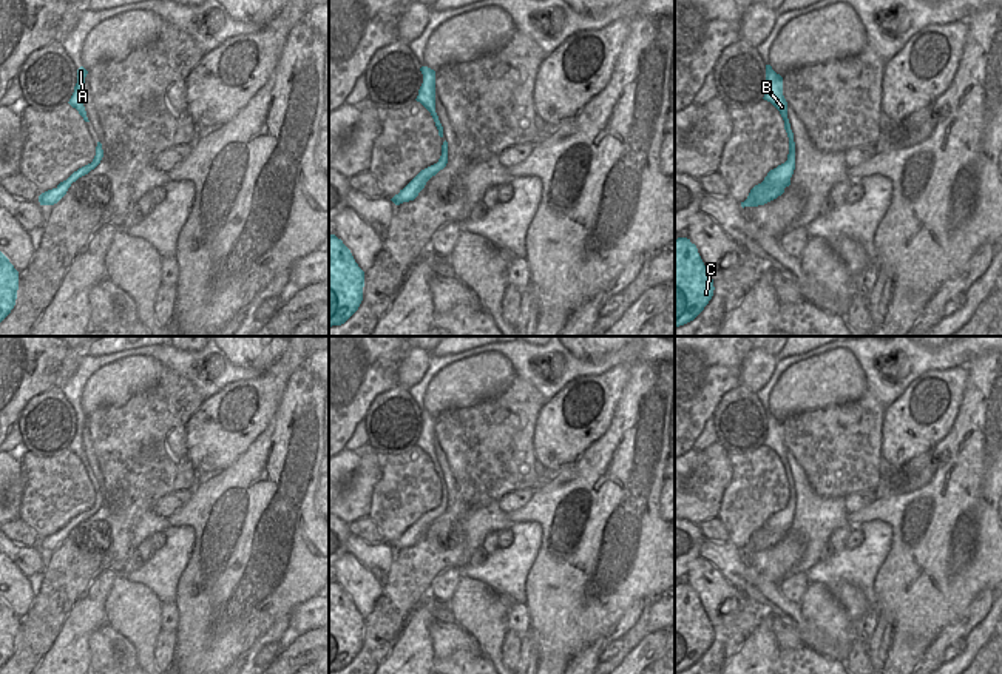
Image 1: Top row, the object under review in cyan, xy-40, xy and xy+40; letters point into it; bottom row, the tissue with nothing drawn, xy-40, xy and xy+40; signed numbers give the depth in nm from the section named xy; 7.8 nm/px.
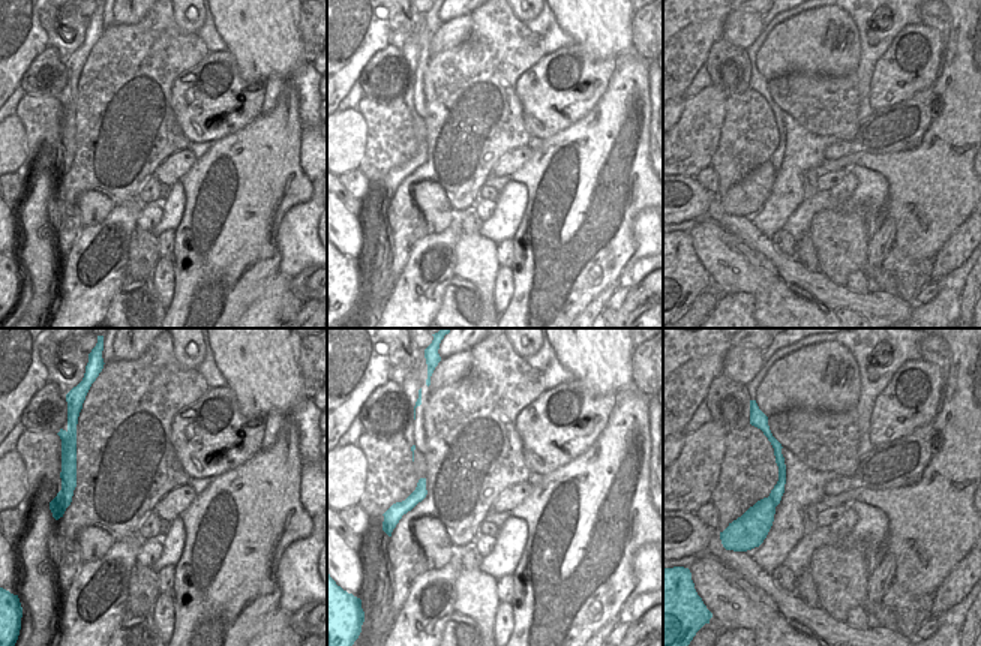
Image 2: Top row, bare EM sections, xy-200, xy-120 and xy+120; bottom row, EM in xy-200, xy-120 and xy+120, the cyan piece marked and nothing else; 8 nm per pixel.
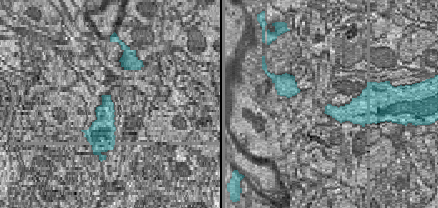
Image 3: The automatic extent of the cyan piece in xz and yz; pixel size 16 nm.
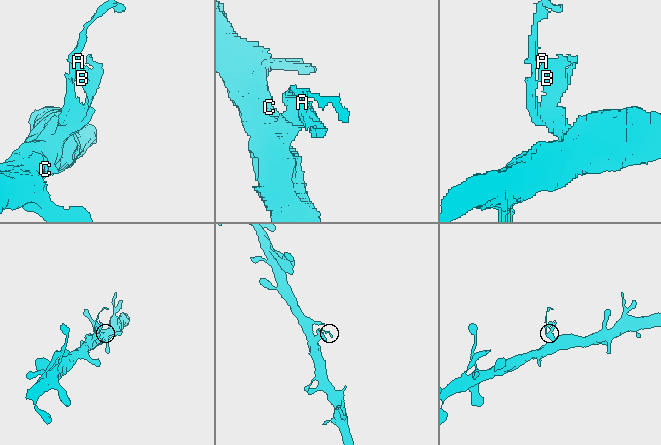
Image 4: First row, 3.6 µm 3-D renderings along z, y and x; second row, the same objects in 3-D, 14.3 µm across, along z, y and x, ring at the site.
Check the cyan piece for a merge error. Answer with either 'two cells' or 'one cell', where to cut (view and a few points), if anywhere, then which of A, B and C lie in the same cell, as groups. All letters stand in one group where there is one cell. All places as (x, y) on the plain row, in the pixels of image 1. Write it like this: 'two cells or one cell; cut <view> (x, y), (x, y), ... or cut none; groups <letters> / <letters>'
two cells; cut xy+40 (761, 528), (781, 528), (785, 532); groups A B / C

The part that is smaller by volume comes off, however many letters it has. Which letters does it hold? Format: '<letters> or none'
A, B

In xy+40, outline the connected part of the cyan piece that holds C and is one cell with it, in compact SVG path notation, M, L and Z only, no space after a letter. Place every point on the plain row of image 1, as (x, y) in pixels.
M675 585L675 674L693 666L713 642L710 623L695 589Z

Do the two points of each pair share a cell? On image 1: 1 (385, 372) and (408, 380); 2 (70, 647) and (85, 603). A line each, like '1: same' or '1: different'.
1: different
2: same

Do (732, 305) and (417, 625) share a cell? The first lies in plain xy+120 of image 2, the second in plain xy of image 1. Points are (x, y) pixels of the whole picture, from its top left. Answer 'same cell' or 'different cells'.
same cell

